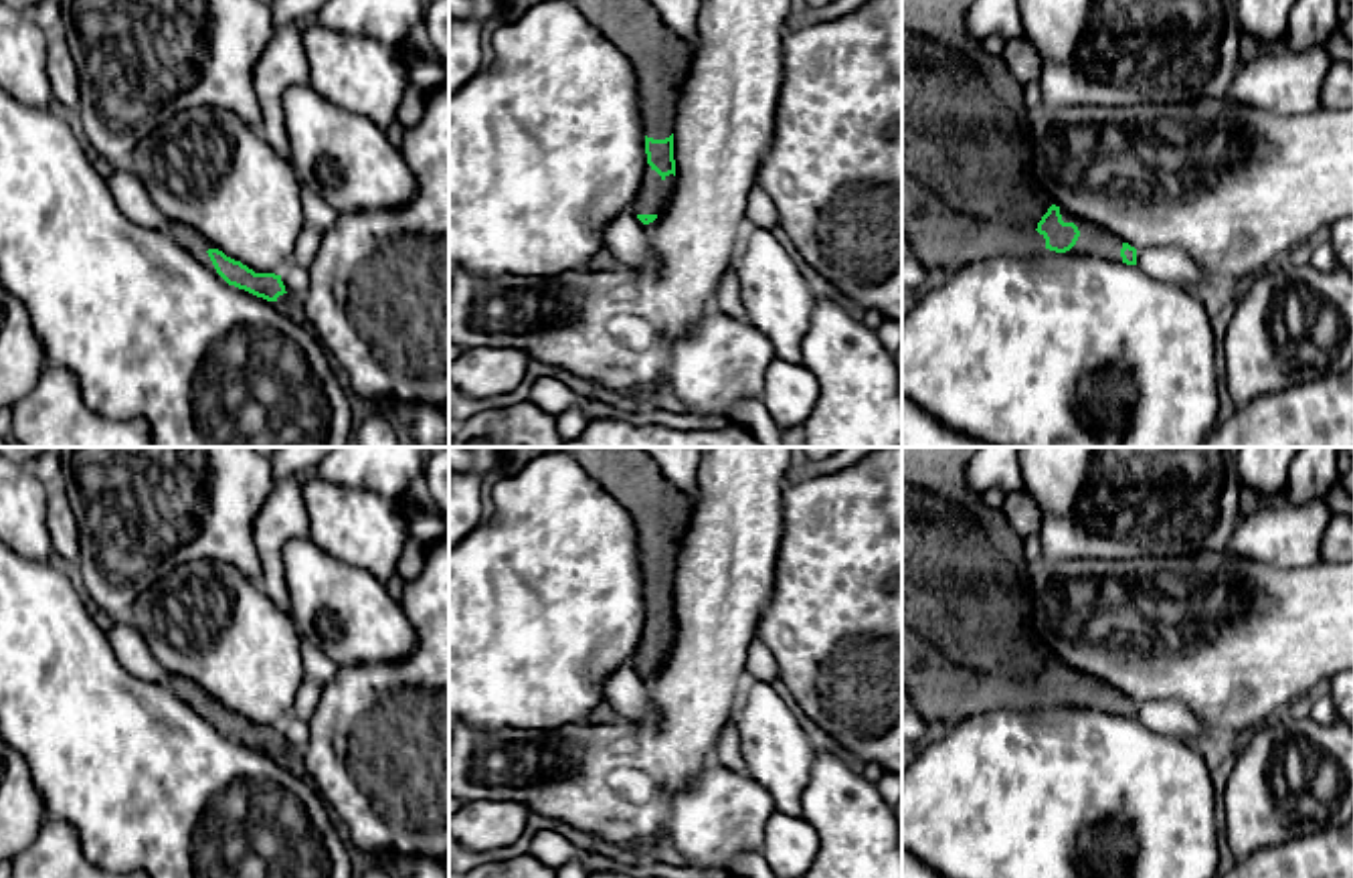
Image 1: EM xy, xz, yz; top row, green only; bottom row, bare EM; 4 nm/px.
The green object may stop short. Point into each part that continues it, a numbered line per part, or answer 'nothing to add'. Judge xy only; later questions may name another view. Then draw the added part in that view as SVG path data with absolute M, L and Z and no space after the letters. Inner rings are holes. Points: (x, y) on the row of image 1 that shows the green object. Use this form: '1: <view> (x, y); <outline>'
1: xy (193, 241); M170 221L168 225L168 235L182 245L196 261L200 261L202 265L206 265L214 275L216 269L208 257L208 249L216 249L212 243L208 243L198 231L194 231L192 227L184 225L184 223L176 223ZM218 275L220 277L220 275ZM220 277L222 279L222 277ZM222 279L224 281L224 279Z

